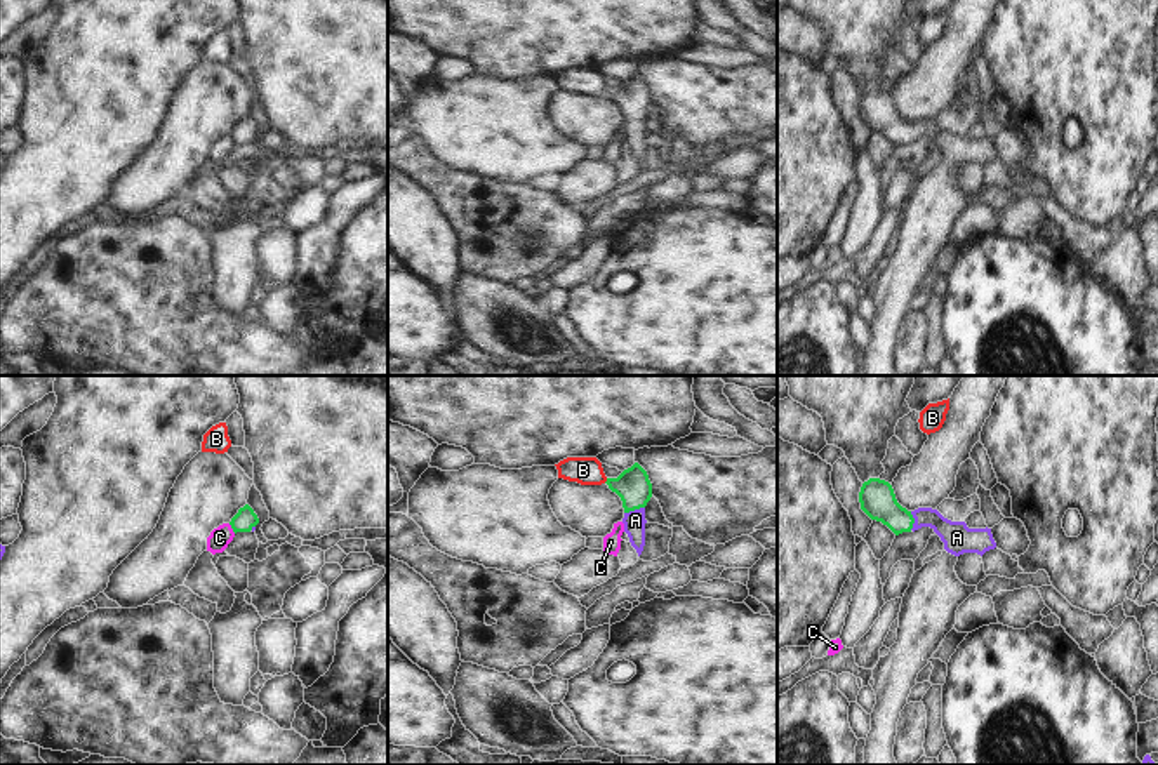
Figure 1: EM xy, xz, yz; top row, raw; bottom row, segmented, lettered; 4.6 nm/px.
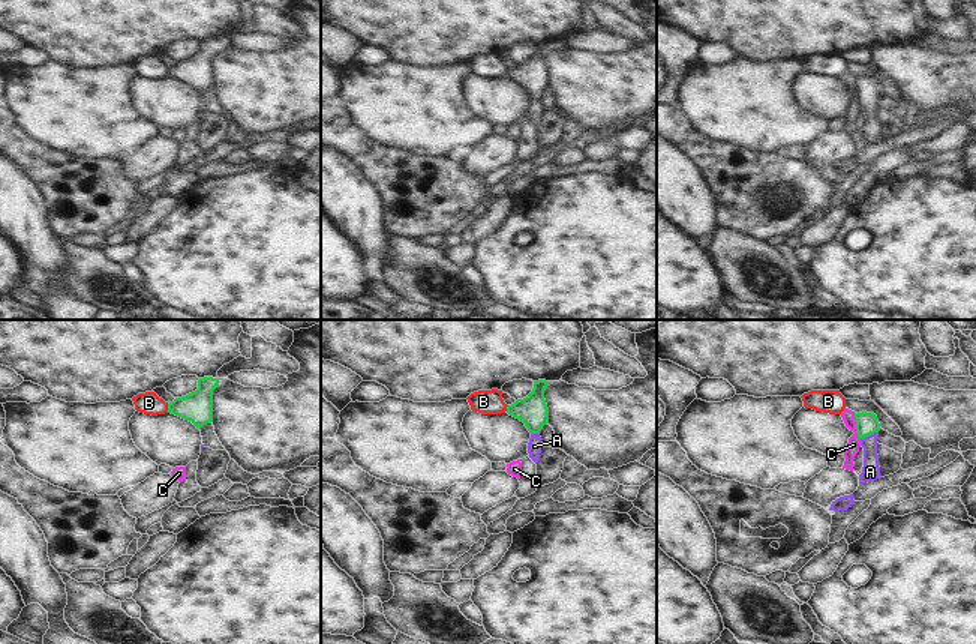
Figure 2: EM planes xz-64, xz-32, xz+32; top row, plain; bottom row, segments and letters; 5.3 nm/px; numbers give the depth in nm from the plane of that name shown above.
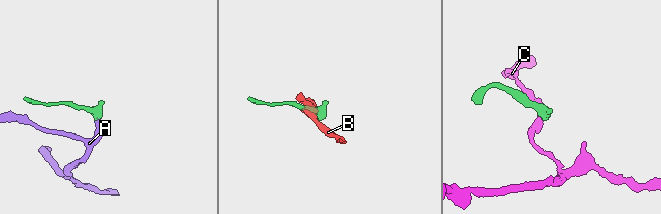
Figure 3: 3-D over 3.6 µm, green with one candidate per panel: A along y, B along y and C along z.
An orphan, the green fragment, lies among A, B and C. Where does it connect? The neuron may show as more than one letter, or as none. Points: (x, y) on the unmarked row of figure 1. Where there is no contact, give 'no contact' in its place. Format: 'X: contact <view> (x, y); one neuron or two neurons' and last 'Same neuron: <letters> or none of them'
A: contact xz (633, 120); one neuron
B: contact xz (607, 91); two neurons
C: contact xy (232, 138); two neurons
Same neuron: A

